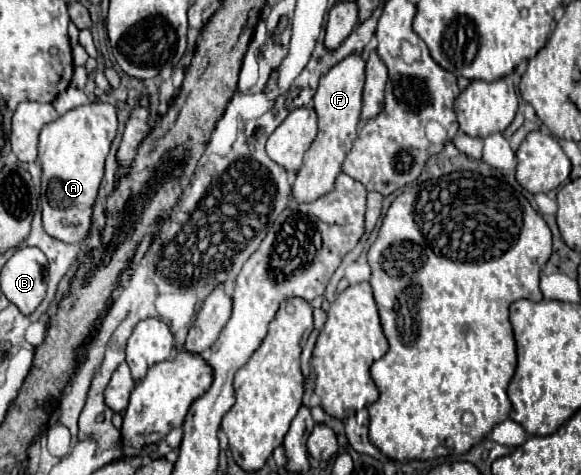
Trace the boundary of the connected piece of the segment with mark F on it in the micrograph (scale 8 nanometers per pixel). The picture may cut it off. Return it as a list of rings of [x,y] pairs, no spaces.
[[[347,56],[319,80],[319,88],[313,98],[315,112],[319,116],[319,132],[311,148],[303,156],[303,166],[295,174],[295,182],[291,186],[291,198],[295,202],[313,202],[323,194],[335,190],[335,178],[341,174],[343,160],[357,138],[363,82],[365,60],[361,56]]]

